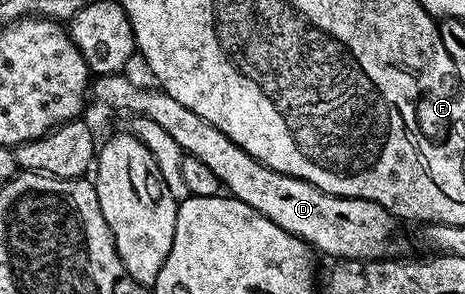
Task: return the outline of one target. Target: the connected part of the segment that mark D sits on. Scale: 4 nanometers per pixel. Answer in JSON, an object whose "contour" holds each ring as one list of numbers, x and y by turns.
{"contour":[[122,73,101,75,92,82,90,94,99,103,115,111,132,111,132,116,143,116,157,121,165,129,176,148,183,155,191,155,205,169,219,178,226,194,232,199,245,201,257,213,269,217,273,225,281,225,289,233,303,239,320,256,332,255,335,261,344,259,385,259,396,254,395,226,397,220,377,201,330,195,309,181,289,177,277,169,269,169,260,159,241,149,221,129,209,125,205,117,197,117,193,109,185,109,181,101,173,101,162,89,133,85]]}

